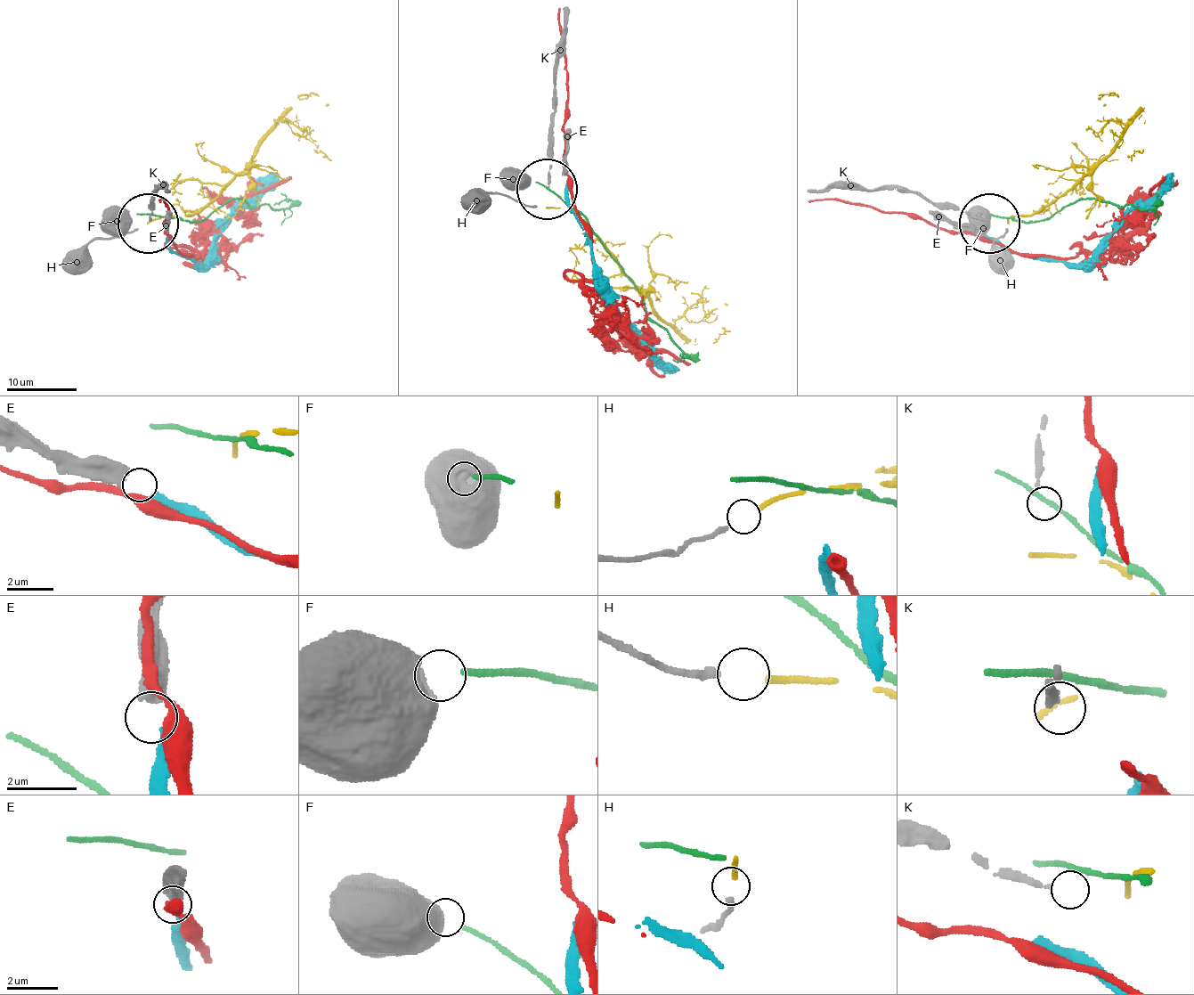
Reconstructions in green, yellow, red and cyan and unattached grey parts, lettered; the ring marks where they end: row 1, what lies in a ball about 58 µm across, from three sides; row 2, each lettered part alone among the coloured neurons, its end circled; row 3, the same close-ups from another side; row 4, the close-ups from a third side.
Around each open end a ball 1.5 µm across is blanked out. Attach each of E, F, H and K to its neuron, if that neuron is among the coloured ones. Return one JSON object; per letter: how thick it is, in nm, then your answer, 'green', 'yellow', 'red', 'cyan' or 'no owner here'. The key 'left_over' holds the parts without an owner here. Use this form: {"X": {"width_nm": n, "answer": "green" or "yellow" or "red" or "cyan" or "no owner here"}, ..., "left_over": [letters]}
{"E": {"width_nm": 550, "answer": "cyan"}, "F": {"width_nm": 1050, "answer": "green"}, "H": {"width_nm": 220, "answer": "yellow"}, "K": {"width_nm": 190, "answer": "no owner here"}, "left_over": ["K"]}

